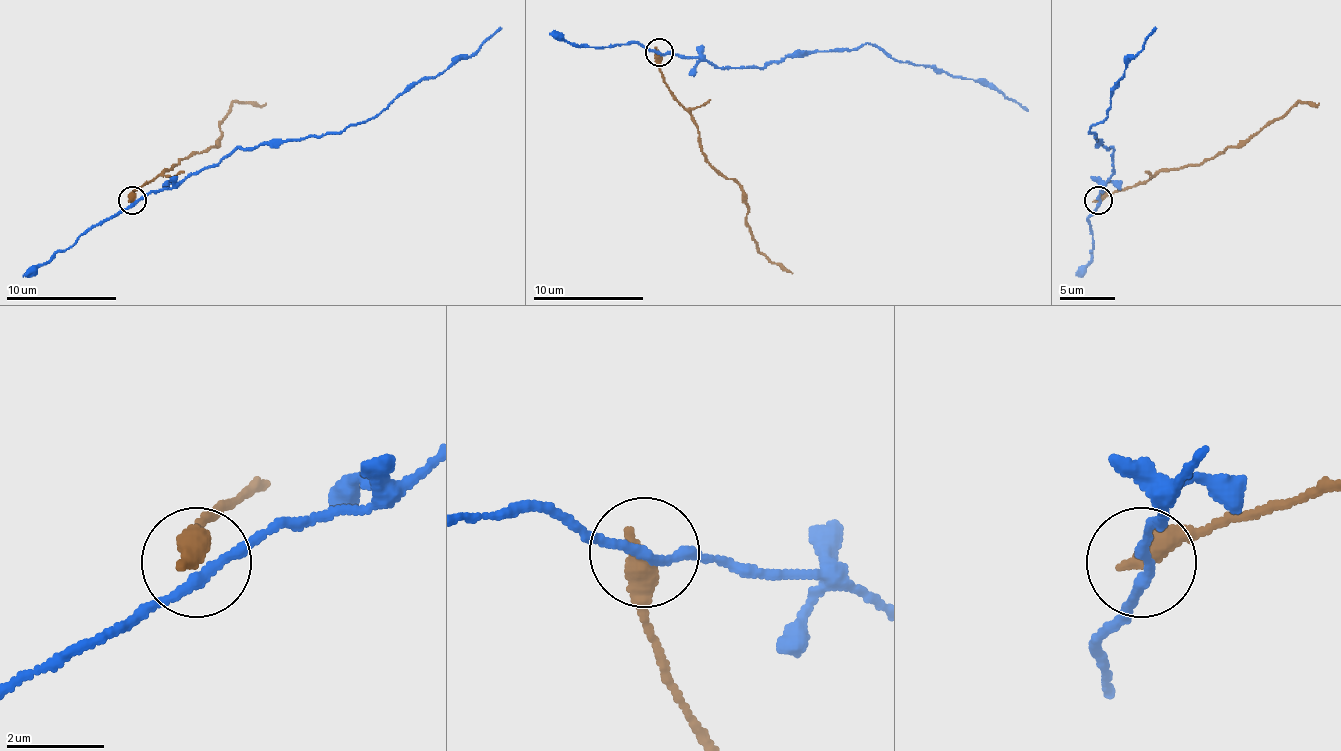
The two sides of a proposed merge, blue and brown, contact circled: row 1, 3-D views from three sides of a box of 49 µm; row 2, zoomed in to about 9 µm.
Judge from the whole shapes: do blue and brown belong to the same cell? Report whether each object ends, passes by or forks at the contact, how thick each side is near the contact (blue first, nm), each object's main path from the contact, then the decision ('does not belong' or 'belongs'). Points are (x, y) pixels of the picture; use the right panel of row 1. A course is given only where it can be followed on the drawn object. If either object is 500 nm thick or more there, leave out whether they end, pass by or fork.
200/500 nm | blue via (1099, 201), (1112, 173), (1112, 151), (1090, 131), (1107, 118), (1115, 84), (1154, 26) | brown via (1099, 201), (1146, 184), (1162, 170), (1201, 165), (1232, 145), (1243, 145), (1298, 101), (1318, 106) | does not belong

